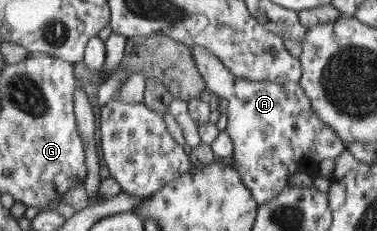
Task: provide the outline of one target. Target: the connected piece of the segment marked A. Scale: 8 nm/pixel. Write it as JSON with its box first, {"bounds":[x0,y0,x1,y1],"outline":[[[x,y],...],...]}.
{"bounds":[191,45,347,205],"outline":[[[193,45],[191,53],[199,73],[206,79],[207,89],[229,104],[224,131],[234,145],[231,158],[258,205],[274,199],[289,187],[291,175],[307,173],[312,176],[318,172],[323,159],[339,158],[347,150],[343,138],[315,114],[312,101],[300,82],[282,84],[240,78],[205,47]]]}

